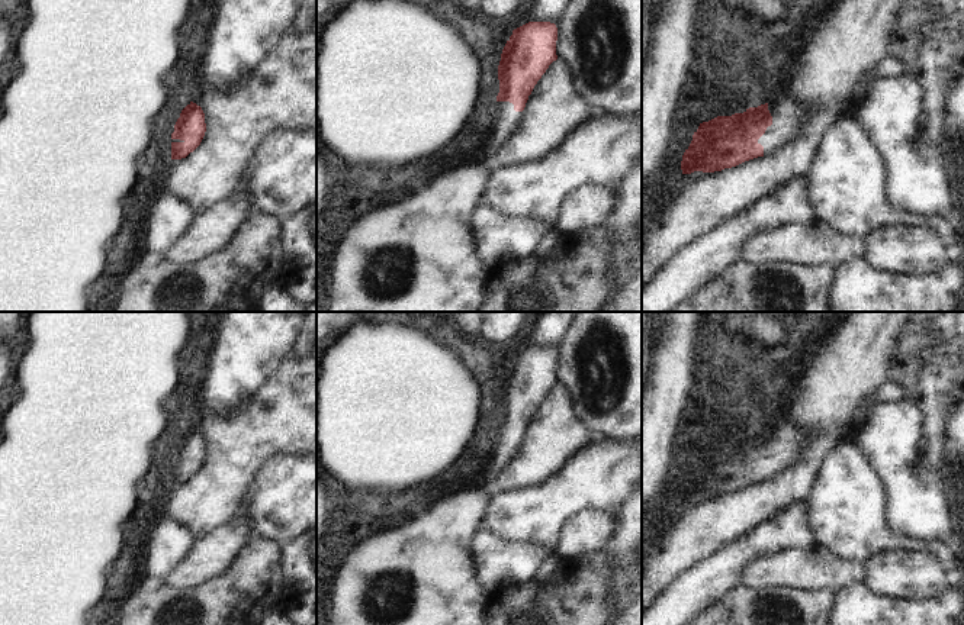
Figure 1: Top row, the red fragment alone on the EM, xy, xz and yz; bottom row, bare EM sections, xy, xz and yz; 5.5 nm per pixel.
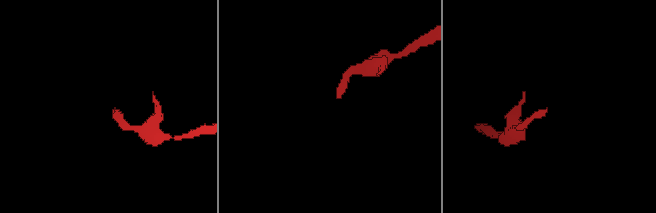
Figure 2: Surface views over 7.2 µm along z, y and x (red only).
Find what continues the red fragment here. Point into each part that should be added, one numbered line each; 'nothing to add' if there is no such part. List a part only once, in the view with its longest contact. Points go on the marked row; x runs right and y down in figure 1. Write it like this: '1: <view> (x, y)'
1: yz (789, 116)

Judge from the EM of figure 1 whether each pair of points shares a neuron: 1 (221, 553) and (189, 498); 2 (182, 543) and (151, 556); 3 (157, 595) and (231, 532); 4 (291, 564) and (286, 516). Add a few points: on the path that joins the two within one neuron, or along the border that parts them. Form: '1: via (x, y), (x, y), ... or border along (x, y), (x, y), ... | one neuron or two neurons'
1: border along (238, 514), (195, 541) | two neurons
2: via (174, 543), (167, 543), (158, 551) | one neuron
3: border along (161, 583), (176, 589), (190, 589), (201, 585) | two neurons
4: border along (301, 534), (280, 545) | two neurons

